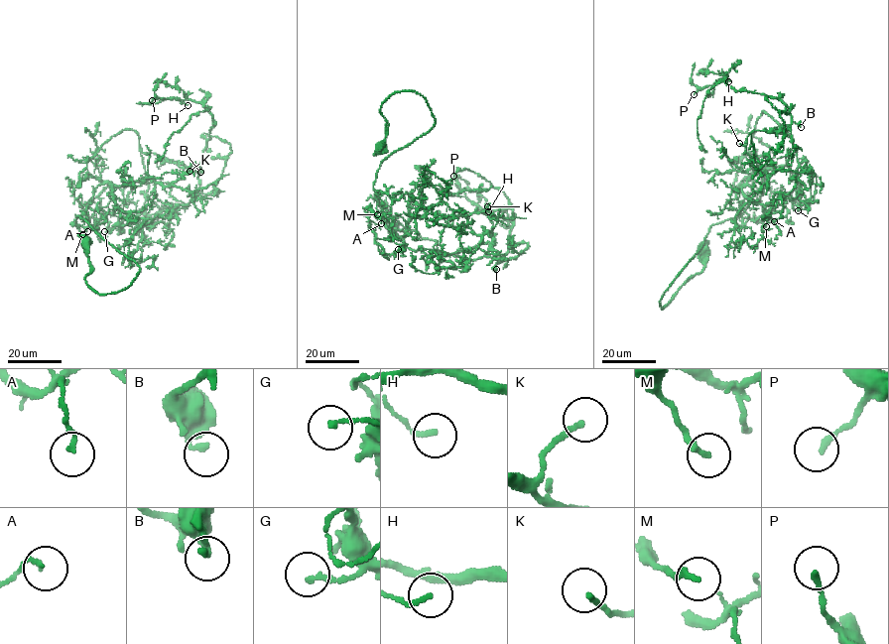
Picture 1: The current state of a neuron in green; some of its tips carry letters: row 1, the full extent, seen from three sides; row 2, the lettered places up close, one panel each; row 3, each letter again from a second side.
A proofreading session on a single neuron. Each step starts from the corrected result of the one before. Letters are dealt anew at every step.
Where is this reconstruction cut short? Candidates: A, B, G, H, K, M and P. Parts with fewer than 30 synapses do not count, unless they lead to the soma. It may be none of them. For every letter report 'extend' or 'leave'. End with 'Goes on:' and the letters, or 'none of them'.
A: leave
B: leave
G: leave
H: leave
K: leave
M: leave
P: leave
Goes on: none of them

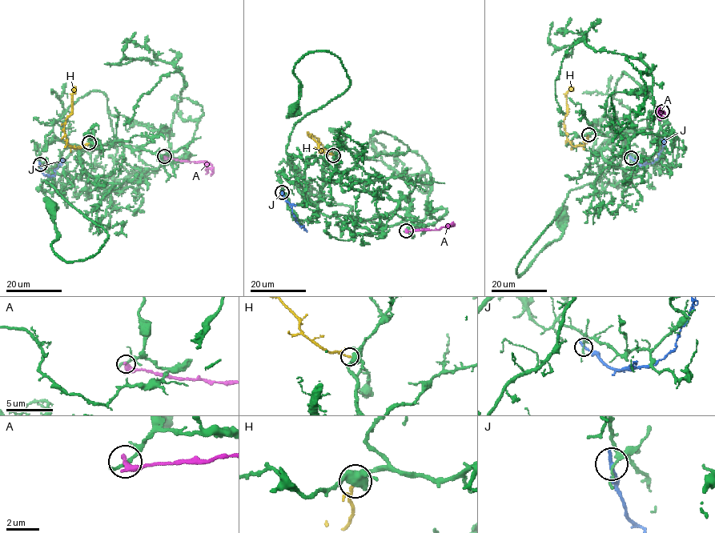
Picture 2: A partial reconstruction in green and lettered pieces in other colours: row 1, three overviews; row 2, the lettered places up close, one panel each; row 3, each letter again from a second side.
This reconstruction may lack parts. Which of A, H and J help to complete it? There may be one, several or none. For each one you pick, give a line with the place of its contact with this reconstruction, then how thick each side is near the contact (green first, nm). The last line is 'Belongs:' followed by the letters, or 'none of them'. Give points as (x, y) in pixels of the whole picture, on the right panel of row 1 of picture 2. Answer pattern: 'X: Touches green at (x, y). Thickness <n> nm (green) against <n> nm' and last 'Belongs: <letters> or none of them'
H: Touches green at (588, 134). Thickness 440 nm (green) against 170 nm
Belongs: H

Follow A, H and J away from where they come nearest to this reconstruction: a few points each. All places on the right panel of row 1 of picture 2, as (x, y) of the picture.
A: (663, 111), (660, 108), (657, 117), (660, 119)
H: (588, 134), (588, 141), (583, 145), (572, 146), (567, 139), (563, 122), (568, 106), (566, 97), (570, 90)
J: (631, 158), (641, 165), (652, 163), (658, 158), (667, 138)

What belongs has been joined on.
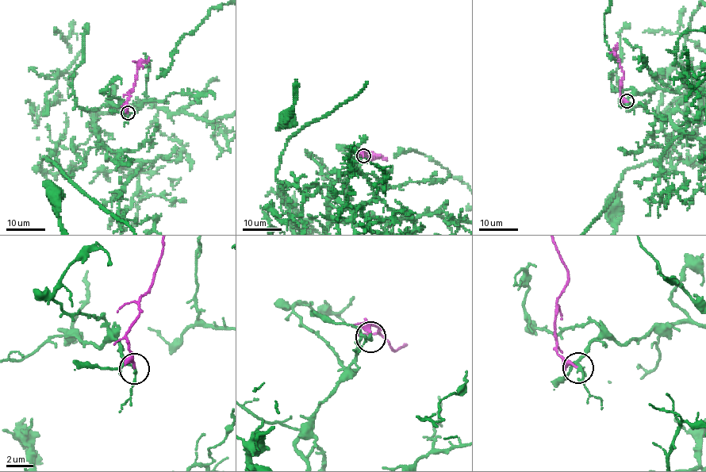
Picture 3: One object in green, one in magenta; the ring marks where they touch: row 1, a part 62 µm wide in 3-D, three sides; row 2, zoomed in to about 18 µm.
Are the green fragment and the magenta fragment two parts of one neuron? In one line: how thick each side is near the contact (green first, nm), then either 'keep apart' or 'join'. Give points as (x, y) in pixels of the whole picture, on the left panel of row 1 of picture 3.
calibres 130 and 190 nm; join

